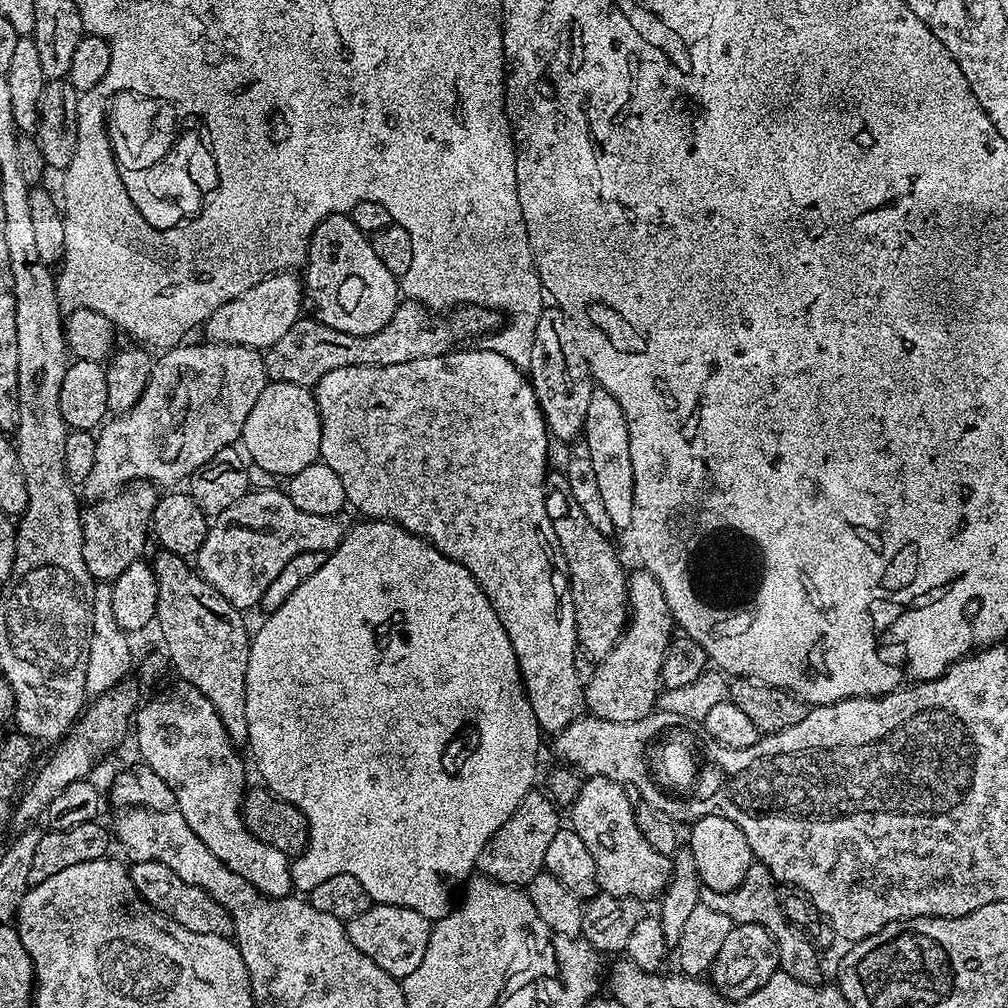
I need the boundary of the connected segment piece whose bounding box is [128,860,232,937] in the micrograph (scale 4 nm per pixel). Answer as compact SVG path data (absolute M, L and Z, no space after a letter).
M138 860L128 868L128 877L132 880L134 890L149 906L174 922L186 926L186 930L194 930L198 934L232 936L232 919L224 907L214 898L210 898L206 890L190 882L182 882L182 878L178 878L178 874L170 870L170 866L162 866L162 862L153 860Z

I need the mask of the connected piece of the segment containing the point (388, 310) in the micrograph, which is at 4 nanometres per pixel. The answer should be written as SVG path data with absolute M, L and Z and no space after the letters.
M351 215L327 216L314 230L311 240L308 241L308 255L306 267L302 272L302 283L306 293L307 303L316 307L315 319L321 320L326 326L334 326L334 330L342 330L346 334L372 336L381 332L394 318L394 310L402 303L402 293L398 278L390 274L390 270L378 258L371 239L354 226Z

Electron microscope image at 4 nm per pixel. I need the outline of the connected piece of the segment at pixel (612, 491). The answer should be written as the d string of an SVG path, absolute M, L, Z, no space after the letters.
M599 386L593 387L590 394L582 443L590 450L594 474L598 477L598 490L606 501L606 514L610 514L613 529L631 529L634 518L634 466L630 462L630 434L618 398Z

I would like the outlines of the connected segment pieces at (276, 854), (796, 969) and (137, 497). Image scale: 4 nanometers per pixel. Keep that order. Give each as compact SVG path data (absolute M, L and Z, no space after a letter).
M177 679L175 683L176 688L170 688L149 701L147 699L137 709L134 736L136 732L141 761L174 791L176 810L185 818L190 830L209 847L210 854L222 862L222 866L246 878L246 882L250 882L250 886L257 888L263 896L289 895L293 891L290 857L259 840L246 823L241 805L232 804L232 800L239 801L246 791L244 760L236 753L239 752L237 745L229 740L226 726L222 726L222 718L218 718L218 710L214 710L213 703L196 686L191 686L185 680Z
M754 862L750 870L746 870L746 878L734 886L734 890L710 890L701 887L700 903L710 906L710 910L719 910L730 918L733 925L757 924L762 926L774 938L778 946L778 958L780 959L779 971L790 974L790 978L798 978L798 982L819 985L824 976L824 968L820 965L821 949L815 948L808 941L808 936L801 928L791 924L786 914L780 908L781 893L778 889L778 882L770 874L765 864Z
M133 480L132 483L125 484L120 491L105 496L103 500L89 503L83 509L82 558L86 558L86 570L90 570L93 581L116 580L122 570L126 570L126 566L145 555L144 543L150 540L150 525L157 499L157 485L146 480Z

